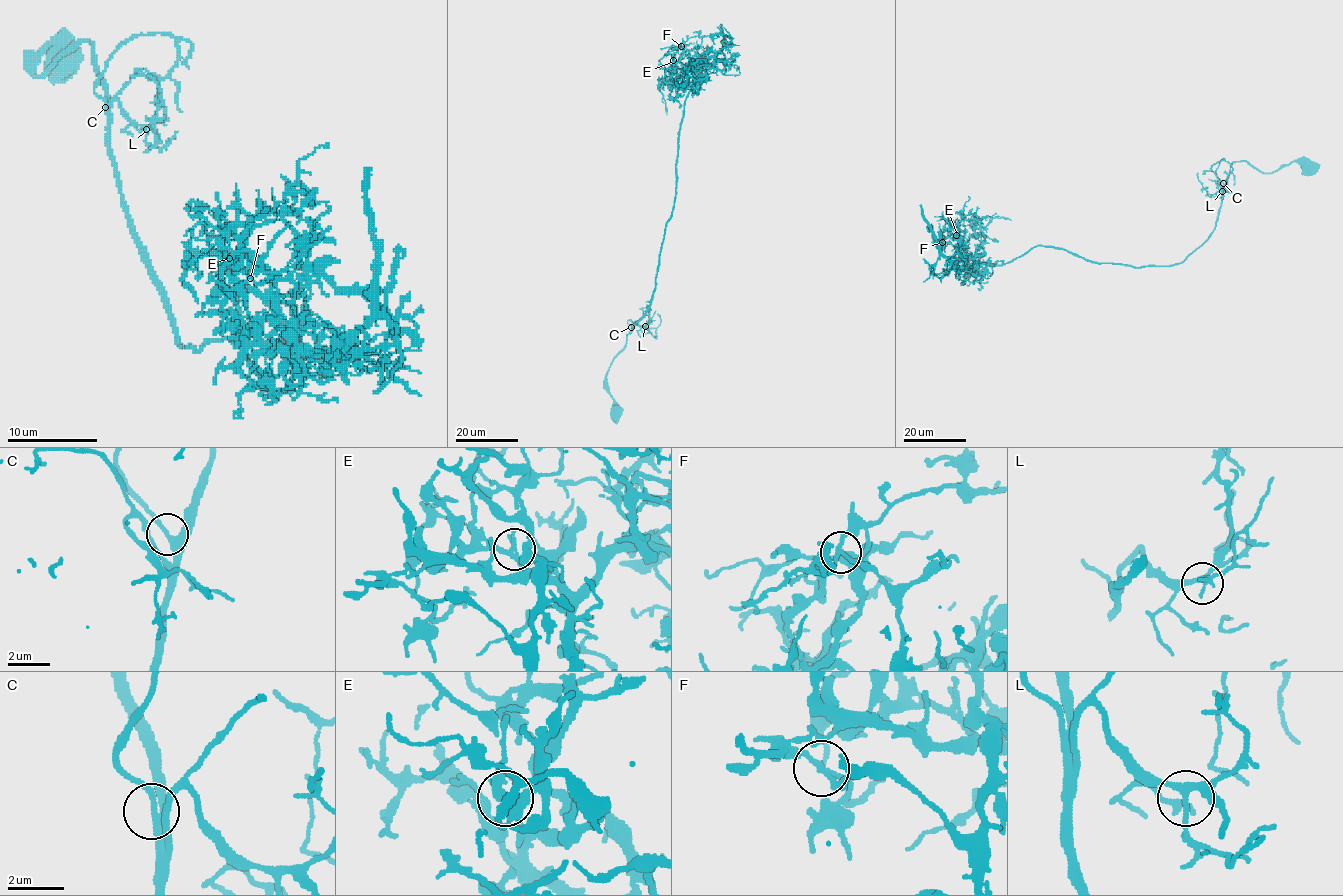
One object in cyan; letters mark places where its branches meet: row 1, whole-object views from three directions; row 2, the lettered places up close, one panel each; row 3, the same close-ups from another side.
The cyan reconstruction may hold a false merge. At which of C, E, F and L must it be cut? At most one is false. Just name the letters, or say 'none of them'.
F

